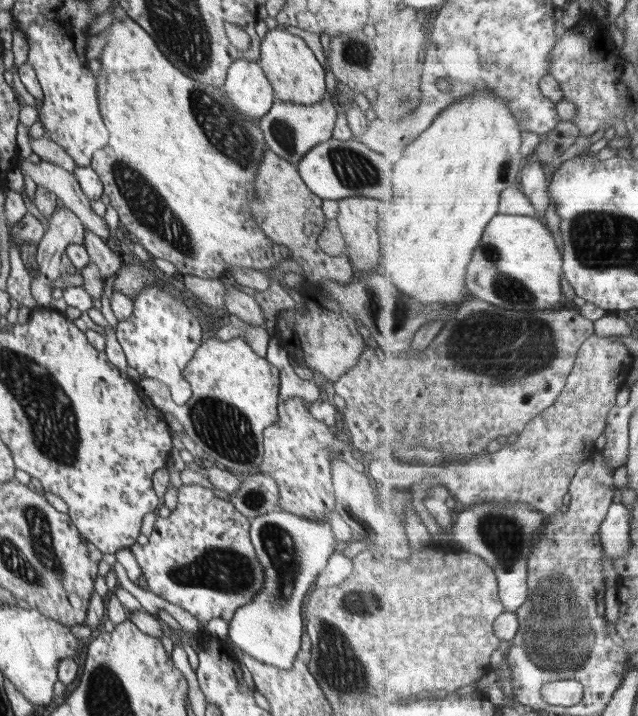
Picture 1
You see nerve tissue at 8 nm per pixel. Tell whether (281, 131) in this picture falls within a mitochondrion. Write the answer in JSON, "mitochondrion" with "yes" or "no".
{"mitochondrion":"yes"}

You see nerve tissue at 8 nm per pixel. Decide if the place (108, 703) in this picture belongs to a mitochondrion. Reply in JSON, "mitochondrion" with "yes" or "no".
{"mitochondrion":"yes"}

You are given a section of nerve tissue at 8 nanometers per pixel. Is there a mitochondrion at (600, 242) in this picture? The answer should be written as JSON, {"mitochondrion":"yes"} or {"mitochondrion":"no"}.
{"mitochondrion":"yes"}

